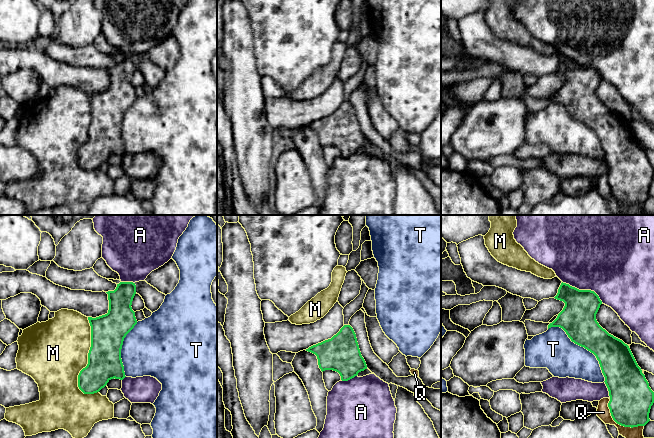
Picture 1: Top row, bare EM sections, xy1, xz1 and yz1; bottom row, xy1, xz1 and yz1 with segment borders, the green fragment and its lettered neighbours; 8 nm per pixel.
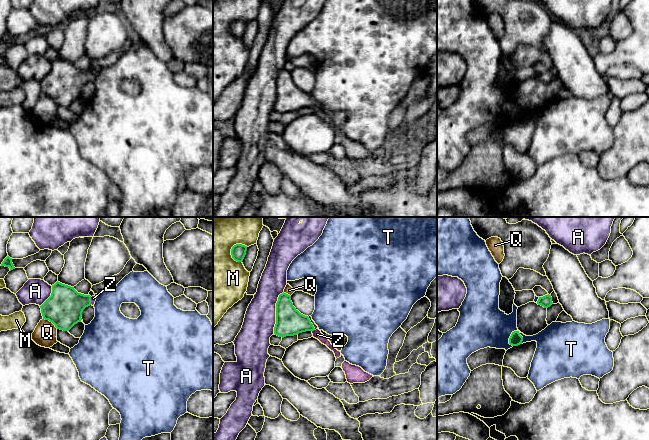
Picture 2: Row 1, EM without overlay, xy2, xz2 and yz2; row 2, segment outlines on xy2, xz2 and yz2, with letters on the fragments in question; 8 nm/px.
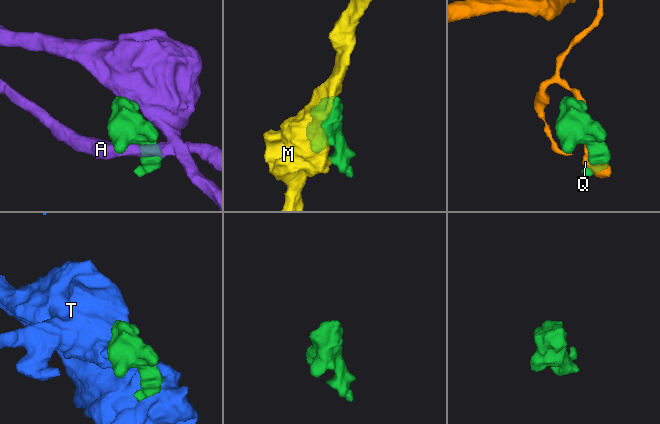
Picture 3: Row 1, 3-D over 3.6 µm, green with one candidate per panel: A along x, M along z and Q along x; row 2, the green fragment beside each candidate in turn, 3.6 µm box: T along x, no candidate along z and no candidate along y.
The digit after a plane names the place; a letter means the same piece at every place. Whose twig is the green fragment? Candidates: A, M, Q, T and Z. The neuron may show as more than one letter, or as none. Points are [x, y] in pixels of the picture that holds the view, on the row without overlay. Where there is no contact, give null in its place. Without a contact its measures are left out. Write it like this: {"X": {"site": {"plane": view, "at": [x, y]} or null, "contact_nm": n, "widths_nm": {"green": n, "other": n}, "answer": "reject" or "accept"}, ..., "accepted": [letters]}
{"A": {"site": {"plane": "yz1", "at": [583, 66]}, "contact_nm": 360, "widths_nm": {"green": 280, "other": 480}, "answer": "reject"}, "M": {"site": {"plane": "xy1", "at": [88, 136]}, "contact_nm": 650, "widths_nm": {"green": 280, "other": 460}, "answer": "reject"}, "Q": {"site": {"plane": "yz1", "at": [618, 199]}, "contact_nm": 360, "widths_nm": {"green": 340, "other": 140}, "answer": "reject"}, "T": {"site": {"plane": "yz1", "at": [583, 122]}, "contact_nm": 650, "widths_nm": {"green": 280, "other": 320}, "answer": "reject"}, "Z": {"site": {"plane": "xz2", "at": [313, 106]}, "contact_nm": 30, "widths_nm": {"green": 220, "other": 70}, "answer": "accept"}, "accepted": ["Z"]}

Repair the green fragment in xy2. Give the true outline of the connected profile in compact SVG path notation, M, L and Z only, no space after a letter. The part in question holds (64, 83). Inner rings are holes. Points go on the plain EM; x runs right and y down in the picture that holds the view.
M56 58L51 72L40 82L43 95L52 98L57 105L69 107L81 98L83 86L96 77L95 72L78 69L74 63Z

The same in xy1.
M120 58L114 67L106 68L108 89L96 94L88 93L91 102L91 123L88 140L78 151L78 163L84 170L94 170L111 155L125 152L121 135L124 114L137 100L132 77L136 70L133 58Z

